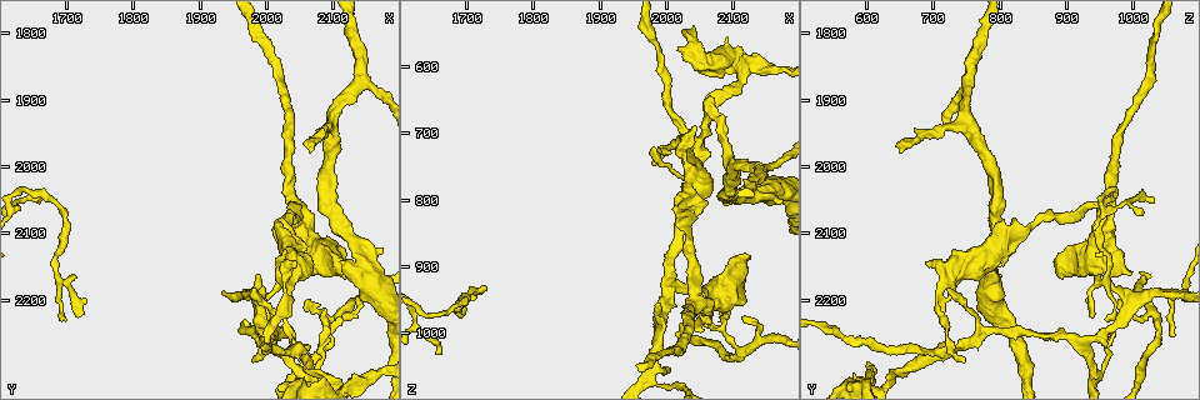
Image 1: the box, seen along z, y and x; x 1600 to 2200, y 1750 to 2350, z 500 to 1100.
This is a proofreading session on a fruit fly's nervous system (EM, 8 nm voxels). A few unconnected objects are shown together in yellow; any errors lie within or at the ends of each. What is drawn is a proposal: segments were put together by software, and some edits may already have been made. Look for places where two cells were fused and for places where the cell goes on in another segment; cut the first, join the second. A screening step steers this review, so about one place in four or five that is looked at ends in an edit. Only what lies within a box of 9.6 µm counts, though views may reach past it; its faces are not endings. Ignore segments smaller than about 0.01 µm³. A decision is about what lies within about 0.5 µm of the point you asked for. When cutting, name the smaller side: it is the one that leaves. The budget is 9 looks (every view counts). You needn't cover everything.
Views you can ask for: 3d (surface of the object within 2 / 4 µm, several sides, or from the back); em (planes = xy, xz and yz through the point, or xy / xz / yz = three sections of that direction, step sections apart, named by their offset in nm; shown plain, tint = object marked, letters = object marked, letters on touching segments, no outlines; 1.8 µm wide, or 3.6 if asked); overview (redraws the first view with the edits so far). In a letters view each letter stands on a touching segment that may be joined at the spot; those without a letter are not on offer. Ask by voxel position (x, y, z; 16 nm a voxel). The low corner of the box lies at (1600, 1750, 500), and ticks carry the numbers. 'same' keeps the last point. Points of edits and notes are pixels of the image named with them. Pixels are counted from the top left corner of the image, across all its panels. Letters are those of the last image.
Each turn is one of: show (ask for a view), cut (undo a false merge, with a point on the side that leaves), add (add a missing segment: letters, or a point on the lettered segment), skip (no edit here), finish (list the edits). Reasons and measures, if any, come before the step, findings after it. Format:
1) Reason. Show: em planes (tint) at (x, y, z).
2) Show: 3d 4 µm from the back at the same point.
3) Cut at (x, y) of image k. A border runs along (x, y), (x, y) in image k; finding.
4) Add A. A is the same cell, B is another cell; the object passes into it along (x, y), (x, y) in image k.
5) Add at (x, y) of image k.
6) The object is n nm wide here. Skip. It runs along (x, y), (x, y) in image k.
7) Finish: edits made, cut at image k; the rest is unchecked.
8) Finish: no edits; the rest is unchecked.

A fork. Show: 3d 4 µm at (2045, 2275, 715).

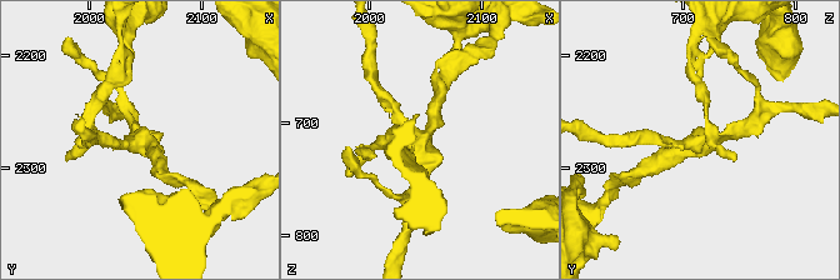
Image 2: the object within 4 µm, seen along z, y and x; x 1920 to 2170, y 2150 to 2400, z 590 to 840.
3 arms meet here. Show: em yz step 8 (tint) at (2046, 2278, 714).

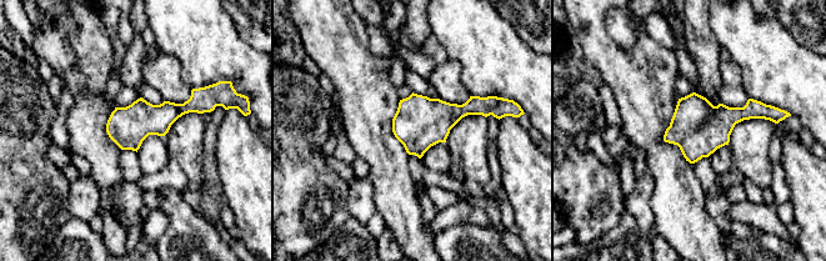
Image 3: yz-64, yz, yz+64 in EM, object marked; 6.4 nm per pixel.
Cut it another way. Show: em planes (letters) at the same point.

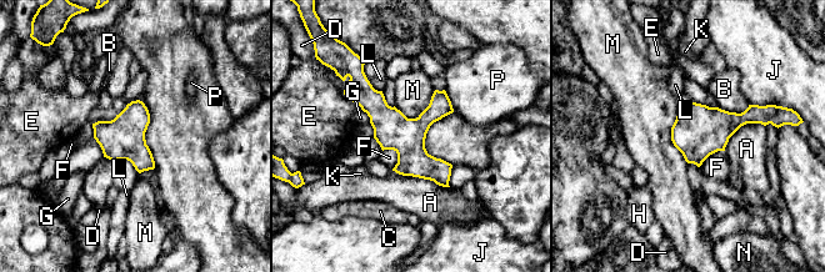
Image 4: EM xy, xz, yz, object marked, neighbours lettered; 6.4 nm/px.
Skip. A, B, C, D, E, F, G, H, J, K, L, M, N and P are other cells; a border runs along (678, 109), (671, 142), (688, 162) in image 4; continuous, no second cell.

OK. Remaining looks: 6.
Arms part here. Show: em 3.6 µm planes (tint) at (2010, 2265, 920).

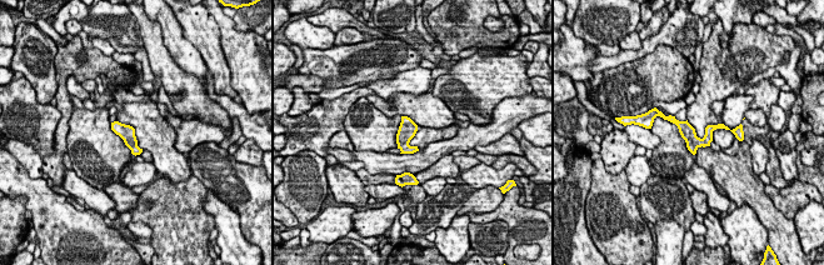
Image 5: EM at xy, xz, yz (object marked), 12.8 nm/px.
Show: em 3.6 µm planes (letters) at the same point.

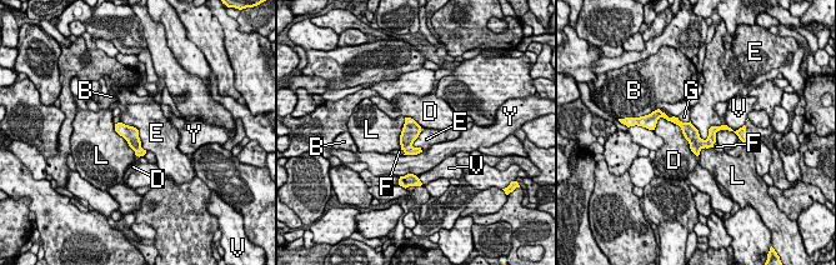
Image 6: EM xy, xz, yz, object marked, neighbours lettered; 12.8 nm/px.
Skip. B, D, E, F, G, L, V and Y are other cells; a border runs along (690, 120), (704, 139), (721, 125) in image 6; all the same cell.

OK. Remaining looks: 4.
Branch point. Show: em yz step 4 (tint) at (2045, 2060, 955).

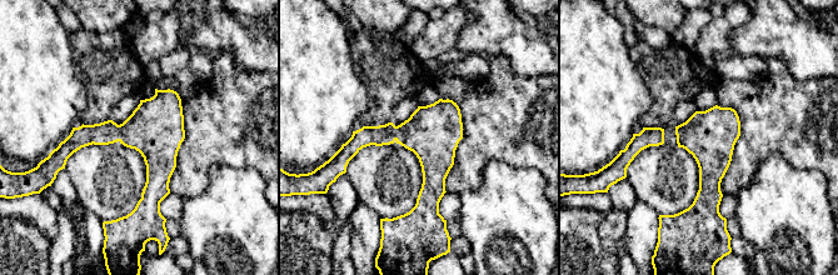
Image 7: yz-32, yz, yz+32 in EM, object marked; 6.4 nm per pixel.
Show: em yz step 4 (letters) at the same point.

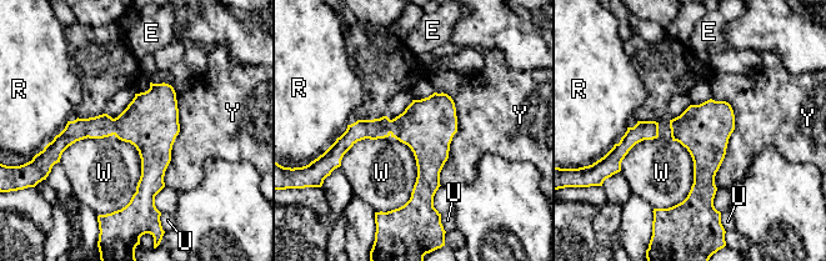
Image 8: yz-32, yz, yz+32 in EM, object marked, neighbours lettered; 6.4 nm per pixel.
The object is 340 nm wide here. Skip. E, R, U, W and Y are other cells; a border runs along (59, 159), (115, 135), (141, 175) in image 8; continuous, no second cell.

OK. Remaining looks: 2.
Thick end. Show: em planes (plain) at (2125, 2150, 890).

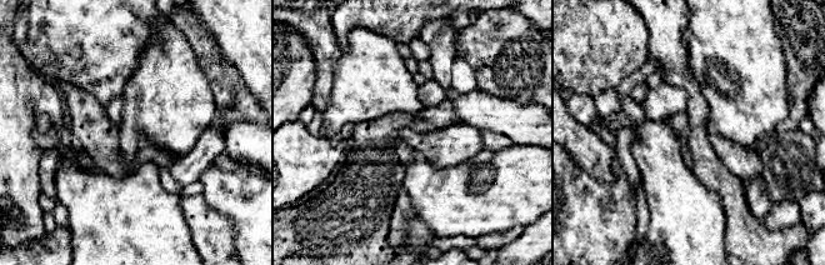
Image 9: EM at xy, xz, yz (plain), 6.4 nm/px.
Show: em planes (letters) at the same point.

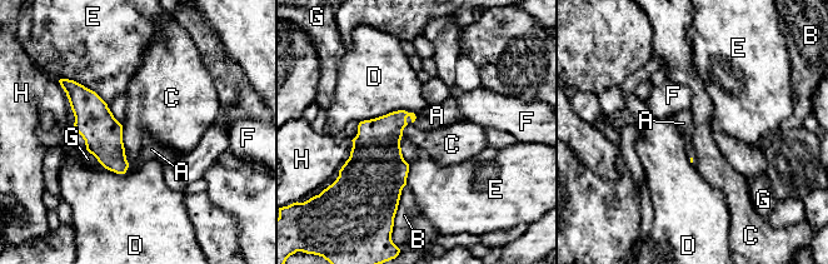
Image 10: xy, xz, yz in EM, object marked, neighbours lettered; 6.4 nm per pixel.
Add A. A is the same cell, B, C, D, E, F, G and H are other cells; the object passes into it along (378, 139), (410, 118), (437, 115) in image 10; it goes on there.

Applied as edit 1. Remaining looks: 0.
Finish: edits made, add at image 10; the rest is unchecked.

